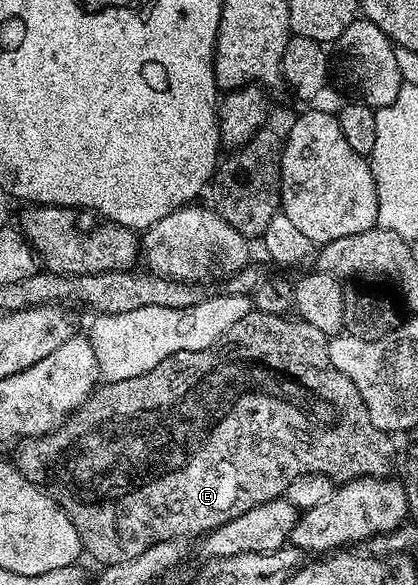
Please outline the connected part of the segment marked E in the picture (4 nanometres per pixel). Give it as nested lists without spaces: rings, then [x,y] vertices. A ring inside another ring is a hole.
[[[251,309],[244,320],[236,320],[236,324],[232,324],[232,328],[228,328],[228,332],[224,332],[224,336],[220,336],[218,342],[208,348],[171,354],[146,375],[132,376],[119,382],[103,381],[90,399],[51,434],[19,442],[16,465],[28,481],[56,500],[68,520],[72,520],[82,541],[83,551],[105,567],[133,560],[158,541],[191,540],[205,536],[220,524],[248,512],[248,508],[256,508],[268,500],[283,497],[286,486],[292,484],[296,476],[323,474],[336,484],[351,482],[353,478],[385,478],[391,473],[390,465],[394,462],[394,442],[390,438],[393,437],[387,431],[378,430],[376,424],[372,424],[364,400],[360,392],[356,392],[356,384],[352,384],[352,380],[348,380],[348,376],[344,376],[344,372],[340,372],[332,360],[328,360],[327,334],[294,316]]]

